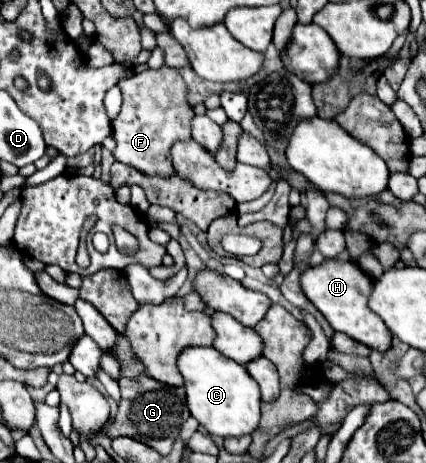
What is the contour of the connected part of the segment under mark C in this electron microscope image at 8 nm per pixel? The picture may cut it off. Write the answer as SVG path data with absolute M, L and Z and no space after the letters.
M189 346L181 350L177 358L177 370L185 378L183 388L191 416L205 426L211 436L243 436L251 434L259 426L259 386L241 364L229 360L213 346Z

